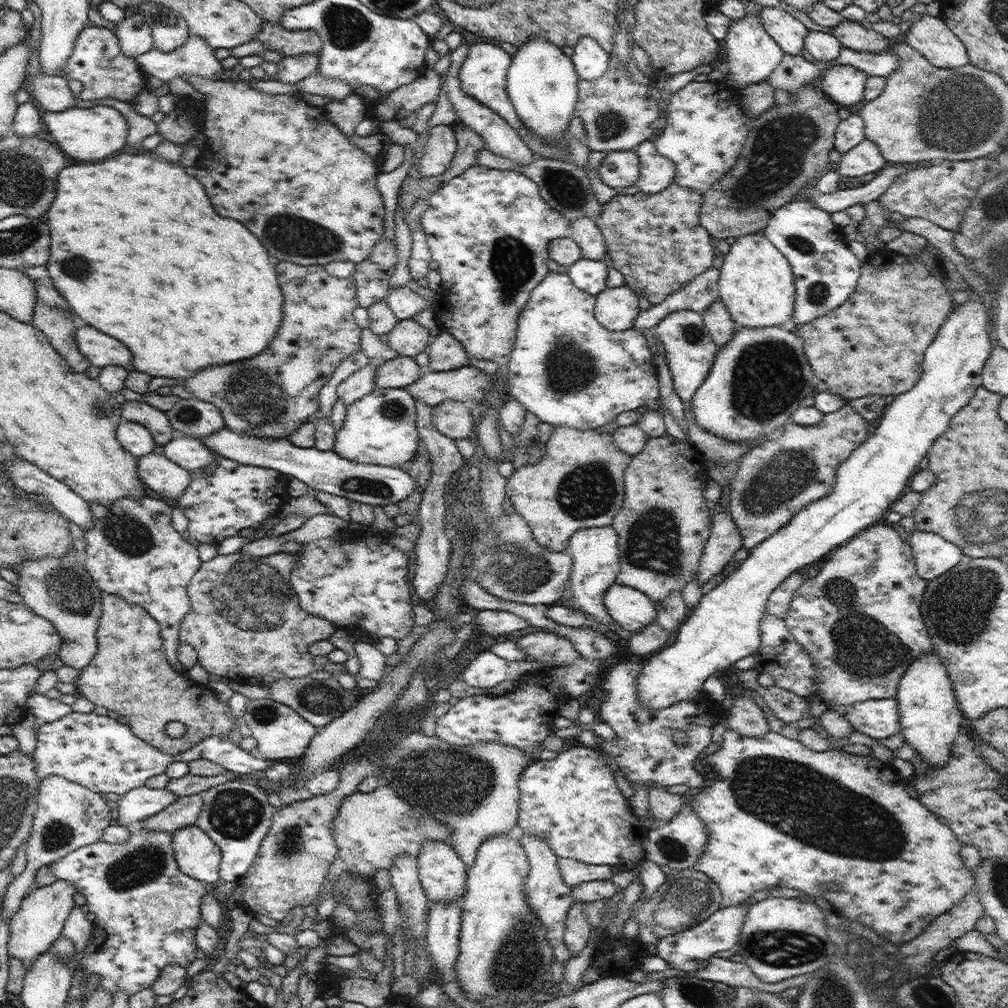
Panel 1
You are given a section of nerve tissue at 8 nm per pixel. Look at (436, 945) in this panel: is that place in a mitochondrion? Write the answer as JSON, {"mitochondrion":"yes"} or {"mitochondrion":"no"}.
{"mitochondrion":"no"}

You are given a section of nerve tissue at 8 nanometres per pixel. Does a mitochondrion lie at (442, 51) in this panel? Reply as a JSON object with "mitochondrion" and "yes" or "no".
{"mitochondrion":"no"}

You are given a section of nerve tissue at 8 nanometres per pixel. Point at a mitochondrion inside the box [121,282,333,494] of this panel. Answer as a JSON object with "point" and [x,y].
{"point":[256,401]}

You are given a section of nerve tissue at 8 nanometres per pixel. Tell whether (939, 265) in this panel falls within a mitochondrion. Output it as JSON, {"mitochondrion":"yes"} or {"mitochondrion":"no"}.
{"mitochondrion":"no"}

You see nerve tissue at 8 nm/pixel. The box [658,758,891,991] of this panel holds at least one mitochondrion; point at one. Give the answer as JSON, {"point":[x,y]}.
{"point":[778,948]}

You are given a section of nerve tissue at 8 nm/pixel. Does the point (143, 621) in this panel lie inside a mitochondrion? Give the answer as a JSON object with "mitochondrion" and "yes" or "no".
{"mitochondrion":"no"}

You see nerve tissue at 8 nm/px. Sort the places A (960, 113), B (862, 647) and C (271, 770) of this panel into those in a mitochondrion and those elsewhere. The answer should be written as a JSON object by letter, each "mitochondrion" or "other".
{"A":"mitochondrion","B":"mitochondrion","C":"other"}

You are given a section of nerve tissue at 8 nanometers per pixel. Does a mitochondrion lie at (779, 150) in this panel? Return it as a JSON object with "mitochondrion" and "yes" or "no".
{"mitochondrion":"yes"}

